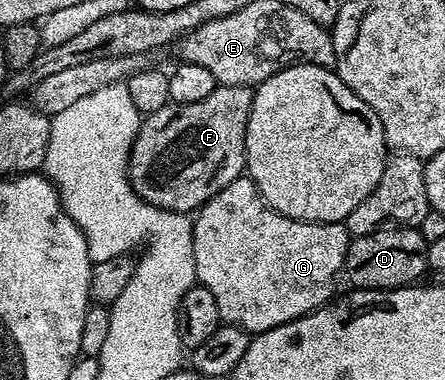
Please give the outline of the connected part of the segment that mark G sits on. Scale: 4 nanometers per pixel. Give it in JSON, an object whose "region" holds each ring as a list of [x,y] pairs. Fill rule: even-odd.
{"region":[[[242,177],[231,181],[231,185],[227,185],[222,191],[215,193],[209,198],[196,212],[193,219],[193,252],[195,253],[197,283],[200,286],[211,289],[211,293],[215,297],[215,305],[219,305],[222,324],[230,327],[241,327],[244,331],[250,333],[270,331],[279,325],[290,323],[304,315],[310,315],[312,311],[318,311],[320,307],[325,306],[326,303],[334,298],[333,282],[336,281],[337,275],[339,279],[339,276],[342,274],[350,238],[350,233],[345,228],[344,223],[304,223],[298,219],[280,215],[278,211],[271,209],[265,204],[259,189],[255,185],[255,181],[248,177]]]}

